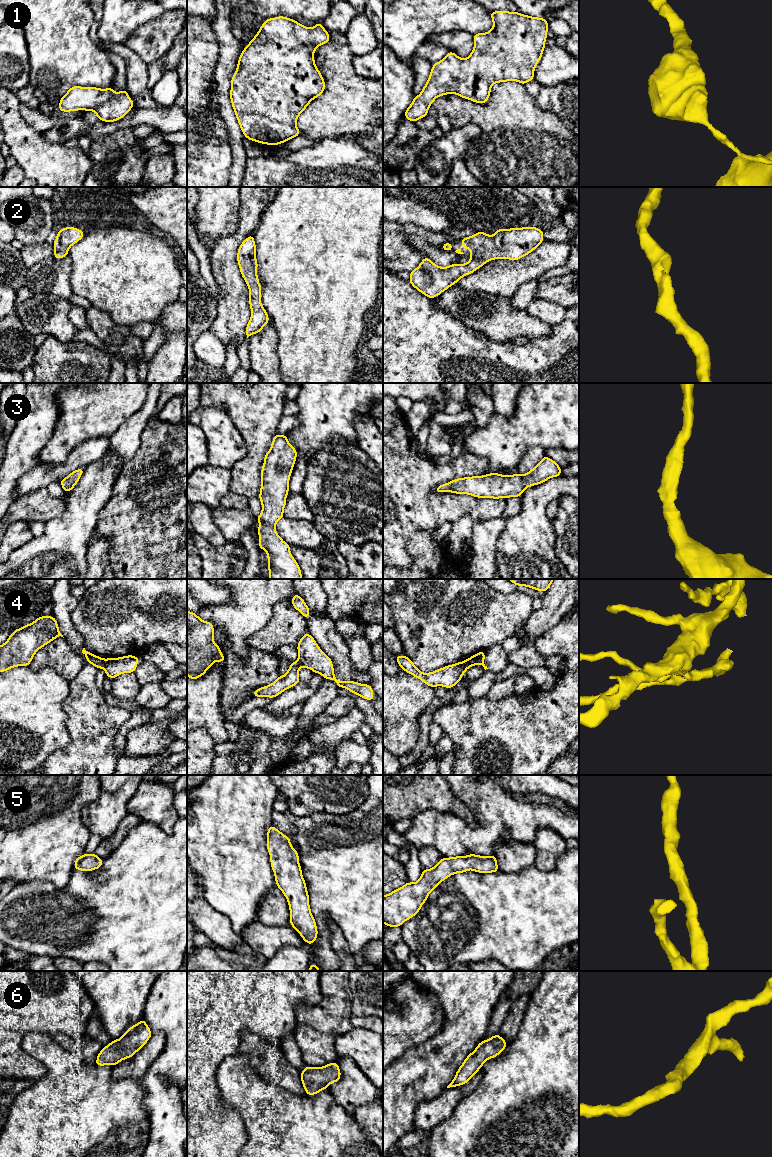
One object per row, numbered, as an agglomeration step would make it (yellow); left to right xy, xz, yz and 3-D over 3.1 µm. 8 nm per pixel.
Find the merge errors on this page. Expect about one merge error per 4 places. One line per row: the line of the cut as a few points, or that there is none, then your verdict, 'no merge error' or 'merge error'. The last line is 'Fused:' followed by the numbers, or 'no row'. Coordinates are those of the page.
1: no cut; no merge error
2: no cut; no merge error
3: no cut; no merge error
4: cut in xy along (105, 659), (102, 667); merge error
5: no cut; no merge error
6: no cut; no merge error
Fused: 4

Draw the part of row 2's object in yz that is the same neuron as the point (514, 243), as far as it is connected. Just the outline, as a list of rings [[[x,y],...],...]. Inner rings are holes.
[[[537,227],[497,229],[493,236],[482,231],[477,232],[460,240],[461,244],[471,251],[471,259],[466,264],[451,264],[447,267],[439,267],[430,258],[424,257],[420,265],[410,272],[408,281],[423,295],[433,299],[456,284],[462,277],[473,273],[491,260],[505,258],[515,261],[528,255],[544,242],[543,234],[544,231]]]

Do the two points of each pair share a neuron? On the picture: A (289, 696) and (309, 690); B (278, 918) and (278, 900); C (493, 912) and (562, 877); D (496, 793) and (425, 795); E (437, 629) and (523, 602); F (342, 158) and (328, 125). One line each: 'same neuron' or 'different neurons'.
A: same neuron
B: same neuron
C: same neuron
D: different neurons
E: same neuron
F: different neurons

